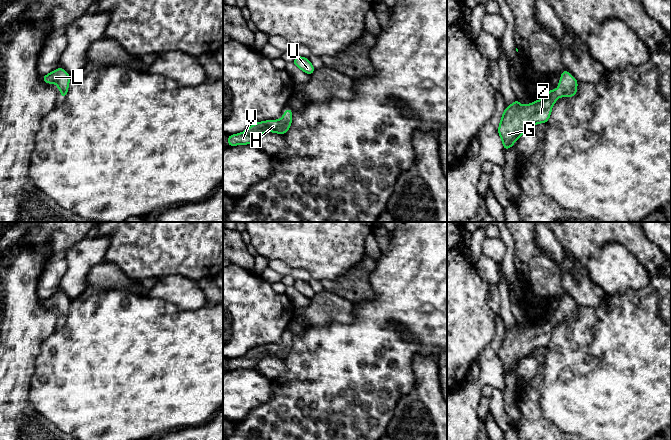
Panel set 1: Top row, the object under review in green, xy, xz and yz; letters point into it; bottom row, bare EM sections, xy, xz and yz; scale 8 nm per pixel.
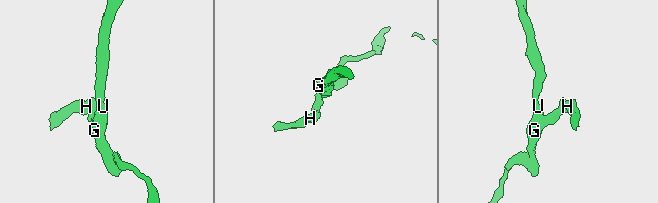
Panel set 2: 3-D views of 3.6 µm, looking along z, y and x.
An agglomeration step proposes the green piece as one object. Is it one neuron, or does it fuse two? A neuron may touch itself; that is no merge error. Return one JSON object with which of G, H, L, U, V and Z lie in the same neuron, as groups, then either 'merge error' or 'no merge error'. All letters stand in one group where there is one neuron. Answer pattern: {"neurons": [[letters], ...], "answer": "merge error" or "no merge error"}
{"neurons": [["G", "H", "L", "U", "V", "Z"]], "answer": "no merge error"}

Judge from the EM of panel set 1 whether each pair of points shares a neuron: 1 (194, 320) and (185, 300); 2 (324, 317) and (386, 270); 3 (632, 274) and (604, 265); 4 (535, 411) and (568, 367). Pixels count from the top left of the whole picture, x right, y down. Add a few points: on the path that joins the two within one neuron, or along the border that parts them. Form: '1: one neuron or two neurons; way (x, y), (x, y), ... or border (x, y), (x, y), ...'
1: two neurons; border (168, 301), (181, 309), (198, 309), (208, 303)
2: two neurons; border (353, 303), (354, 319), (350, 323), (339, 323)
3: one neuron; way (625, 272), (611, 267)
4: two neurons; border (540, 382), (539, 405), (541, 413), (553, 424)

